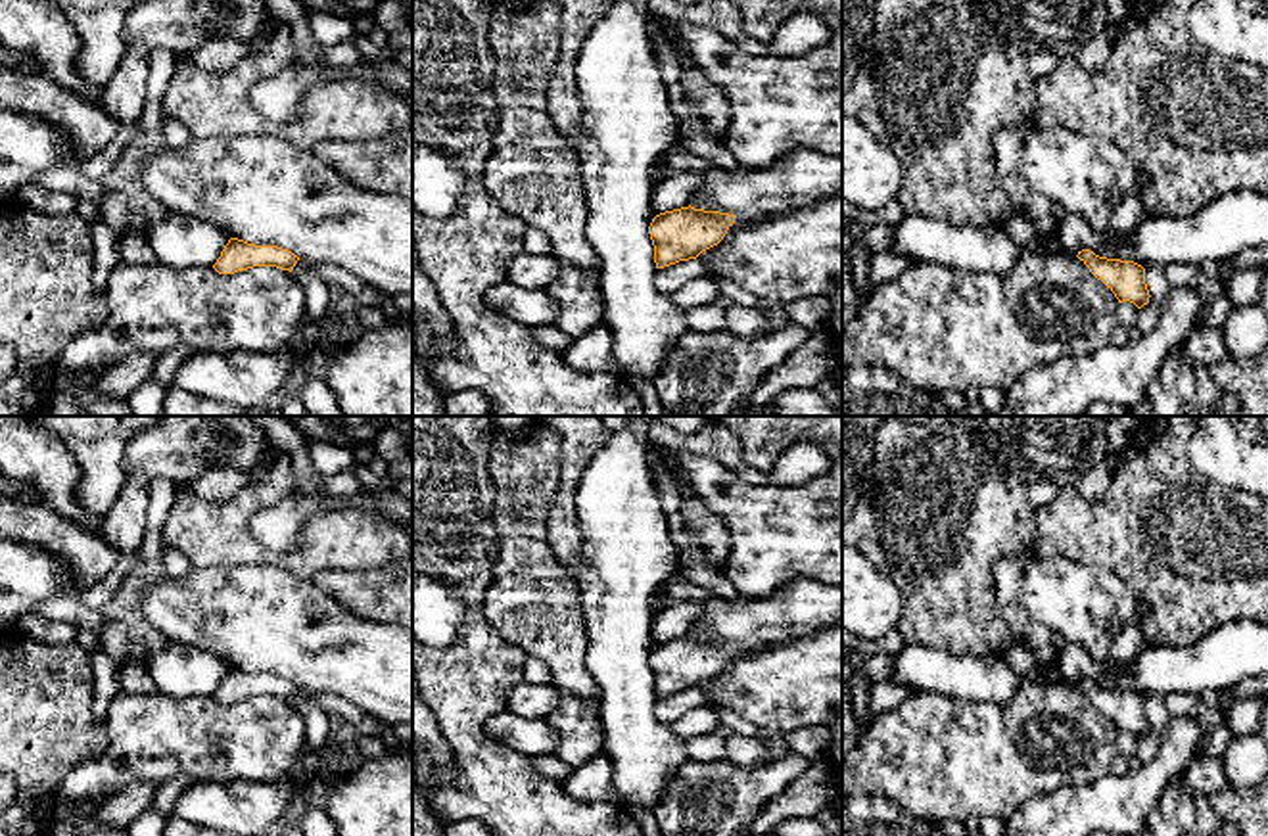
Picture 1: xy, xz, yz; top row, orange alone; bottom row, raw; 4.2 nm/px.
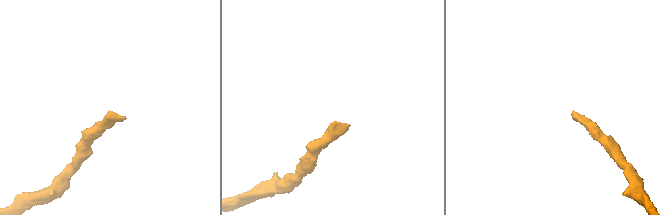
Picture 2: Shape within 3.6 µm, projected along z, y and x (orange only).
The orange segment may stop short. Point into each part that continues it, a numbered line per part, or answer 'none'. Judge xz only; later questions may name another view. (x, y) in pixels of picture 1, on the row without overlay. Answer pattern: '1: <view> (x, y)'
1: xz (804, 606)

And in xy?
none

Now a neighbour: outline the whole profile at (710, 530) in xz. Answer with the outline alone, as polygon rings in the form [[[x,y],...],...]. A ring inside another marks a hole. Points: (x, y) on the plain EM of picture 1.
[[[694,493],[683,495],[681,514],[691,529],[708,566],[721,569],[729,552],[729,533],[725,522],[716,516]]]

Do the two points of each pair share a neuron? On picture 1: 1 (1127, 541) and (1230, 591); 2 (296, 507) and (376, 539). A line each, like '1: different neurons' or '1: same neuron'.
1: same neuron
2: different neurons

